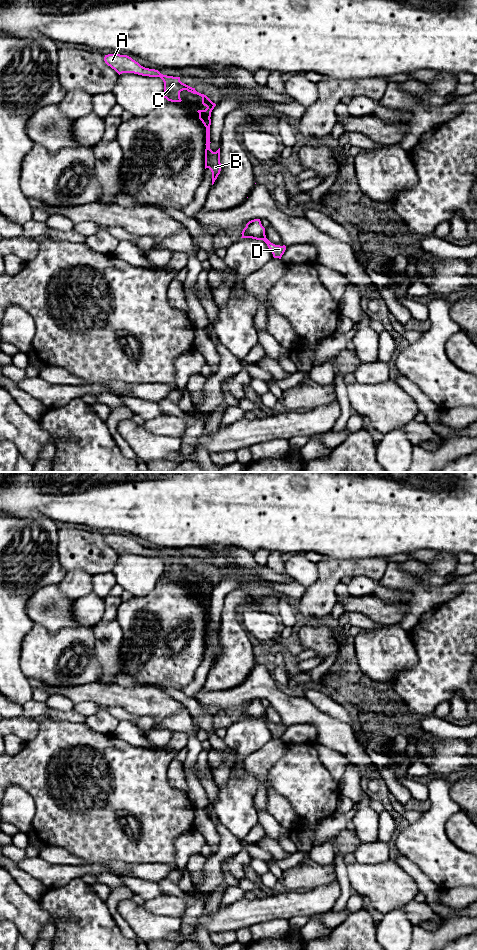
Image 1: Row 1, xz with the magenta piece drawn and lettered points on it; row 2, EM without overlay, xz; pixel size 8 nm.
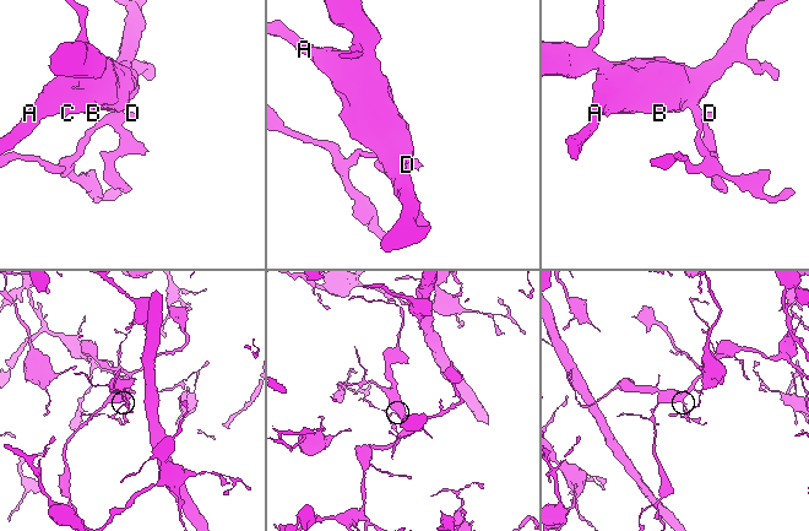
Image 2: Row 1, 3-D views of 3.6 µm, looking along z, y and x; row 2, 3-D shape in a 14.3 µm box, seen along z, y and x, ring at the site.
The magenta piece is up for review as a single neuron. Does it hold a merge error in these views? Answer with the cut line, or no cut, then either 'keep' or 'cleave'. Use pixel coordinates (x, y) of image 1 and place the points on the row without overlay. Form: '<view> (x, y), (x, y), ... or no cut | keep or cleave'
no cut | keep

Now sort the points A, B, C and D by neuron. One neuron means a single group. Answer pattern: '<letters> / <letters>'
A B C D

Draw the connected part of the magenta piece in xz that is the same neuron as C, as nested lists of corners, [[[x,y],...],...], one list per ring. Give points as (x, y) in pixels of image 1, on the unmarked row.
[[[108,534],[105,535],[104,541],[119,555],[122,553],[134,553],[142,556],[160,557],[164,562],[164,572],[160,579],[166,578],[171,582],[181,582],[180,572],[183,570],[202,577],[202,584],[207,588],[205,590],[198,590],[197,592],[199,593],[199,599],[206,607],[205,649],[209,648],[211,650],[213,665],[221,651],[220,628],[216,632],[210,629],[210,597],[216,584],[206,575],[197,572],[195,568],[182,563],[180,557],[163,555],[158,550],[145,548],[127,535]]]

